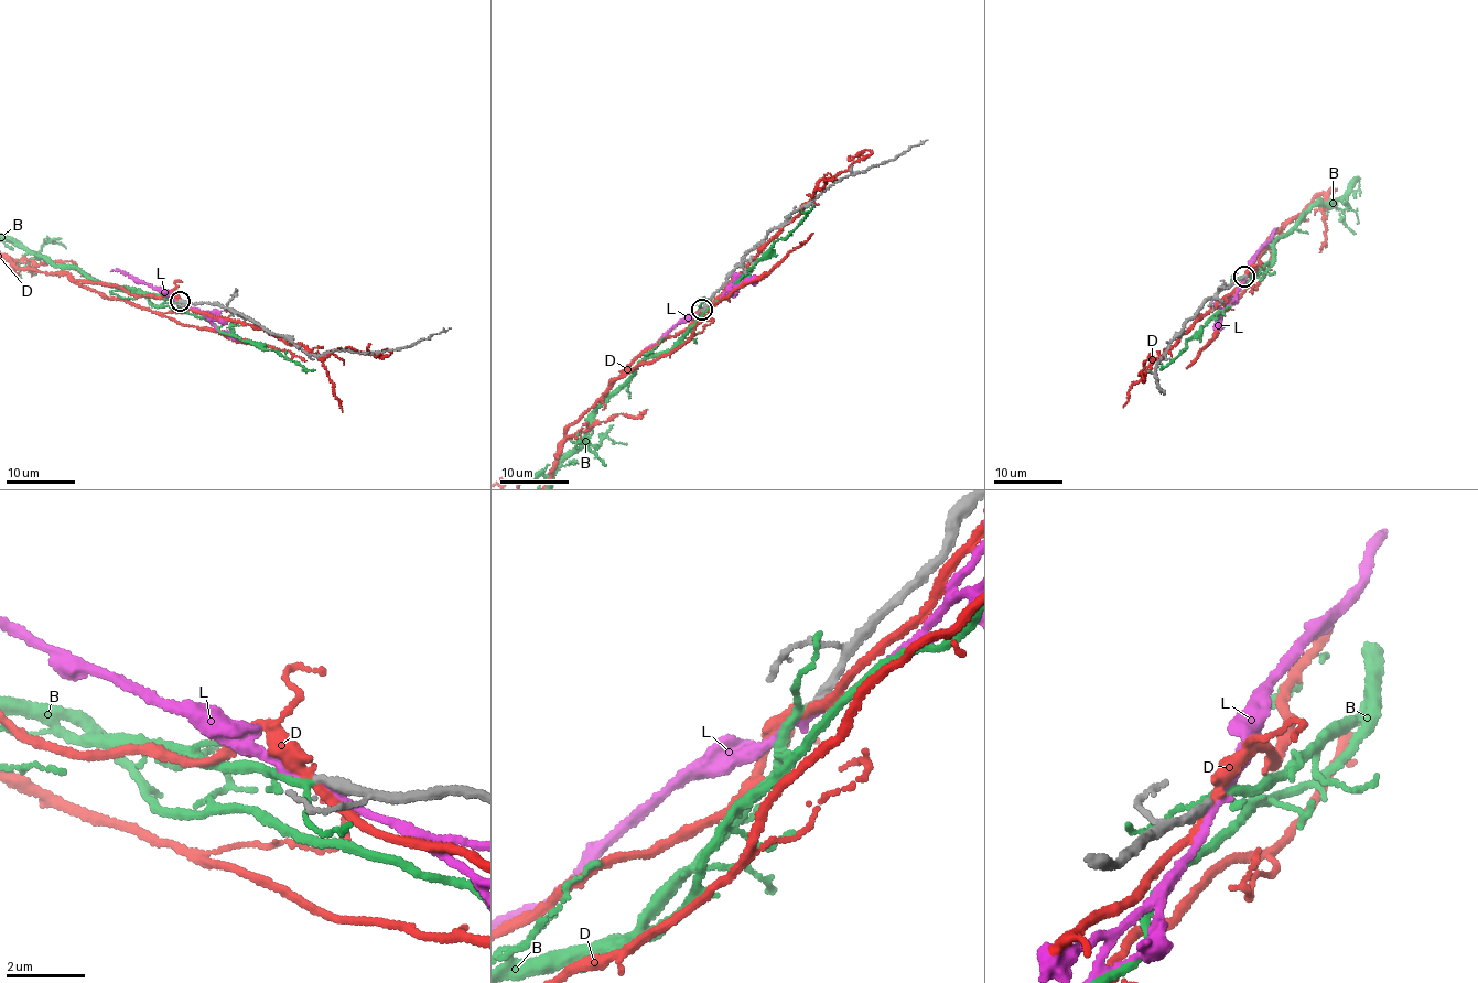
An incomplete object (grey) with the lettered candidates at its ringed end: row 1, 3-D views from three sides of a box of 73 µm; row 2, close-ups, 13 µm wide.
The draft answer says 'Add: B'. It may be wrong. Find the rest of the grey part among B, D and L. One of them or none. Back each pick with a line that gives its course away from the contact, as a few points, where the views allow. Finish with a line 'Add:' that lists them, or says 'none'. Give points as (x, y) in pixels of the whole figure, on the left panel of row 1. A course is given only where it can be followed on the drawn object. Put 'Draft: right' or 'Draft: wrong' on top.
Draft: right
Add: B

